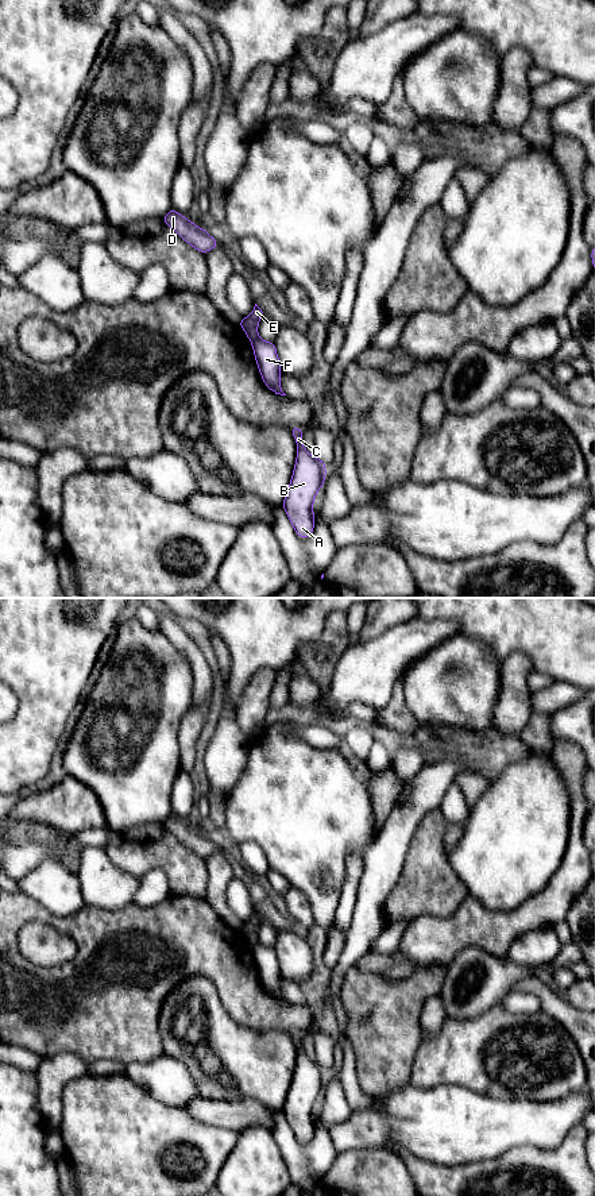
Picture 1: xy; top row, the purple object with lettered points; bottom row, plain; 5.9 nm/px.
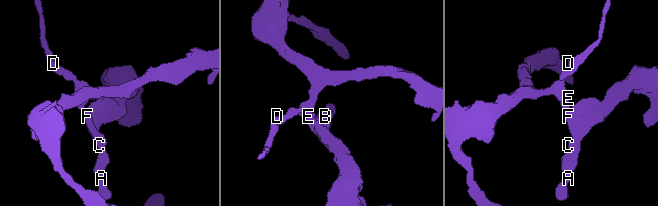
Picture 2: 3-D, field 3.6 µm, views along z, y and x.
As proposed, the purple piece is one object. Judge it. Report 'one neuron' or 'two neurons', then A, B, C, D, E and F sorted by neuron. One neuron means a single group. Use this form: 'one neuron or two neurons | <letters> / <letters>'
two neurons | A B C F / D E

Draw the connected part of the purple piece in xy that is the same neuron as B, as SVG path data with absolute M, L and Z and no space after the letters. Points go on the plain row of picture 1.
M298 1030L290 1035L297 1050L294 1076L282 1112L298 1142L308 1143L314 1135L313 1106L322 1093L327 1072L322 1064L312 1061L302 1049L304 1037Z

